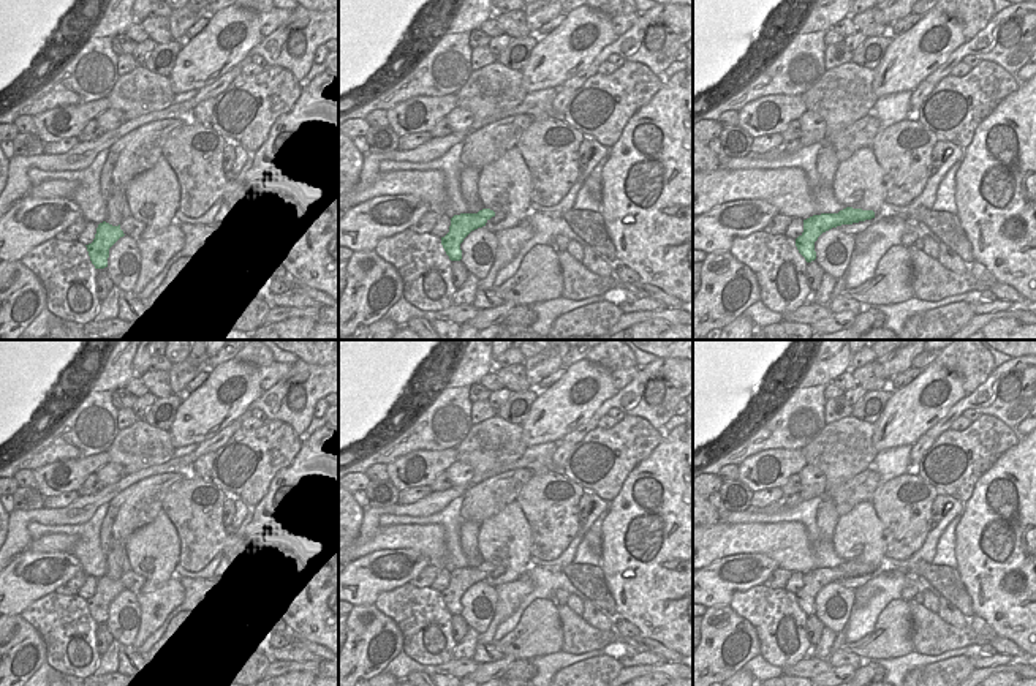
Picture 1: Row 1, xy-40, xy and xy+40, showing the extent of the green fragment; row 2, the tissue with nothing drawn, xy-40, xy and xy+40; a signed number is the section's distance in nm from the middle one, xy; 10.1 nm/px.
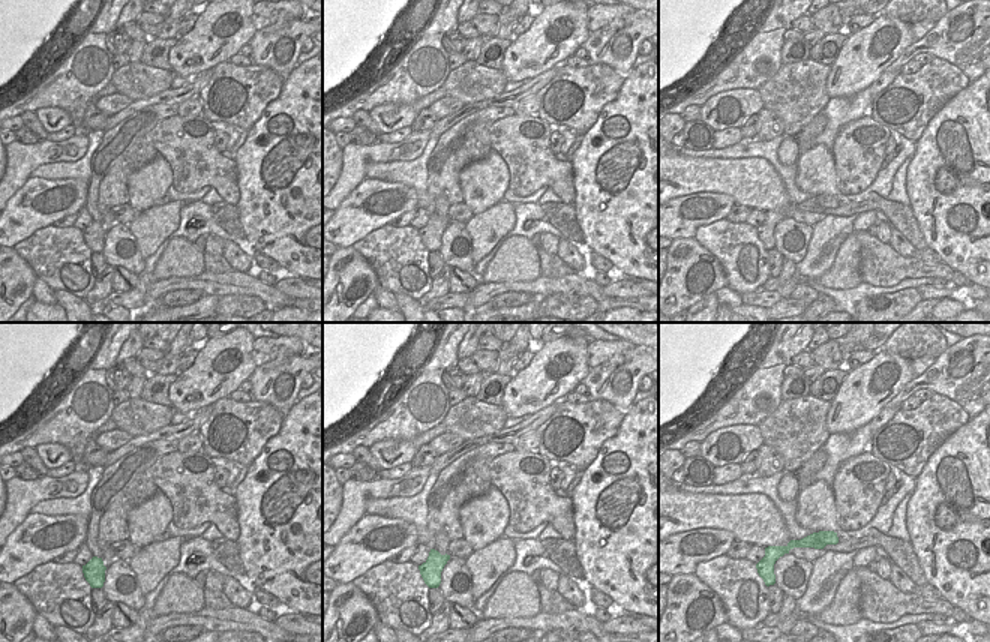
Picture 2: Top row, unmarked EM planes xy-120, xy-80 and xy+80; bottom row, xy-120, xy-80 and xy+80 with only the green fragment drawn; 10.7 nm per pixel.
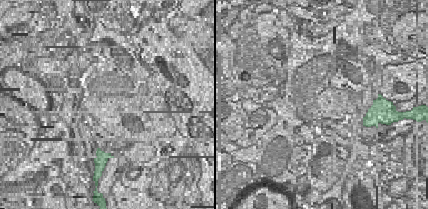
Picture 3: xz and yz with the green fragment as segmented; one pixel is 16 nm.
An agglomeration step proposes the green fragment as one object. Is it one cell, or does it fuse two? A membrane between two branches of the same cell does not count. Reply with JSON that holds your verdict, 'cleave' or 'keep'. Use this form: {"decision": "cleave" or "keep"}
{"decision": "cleave"}

